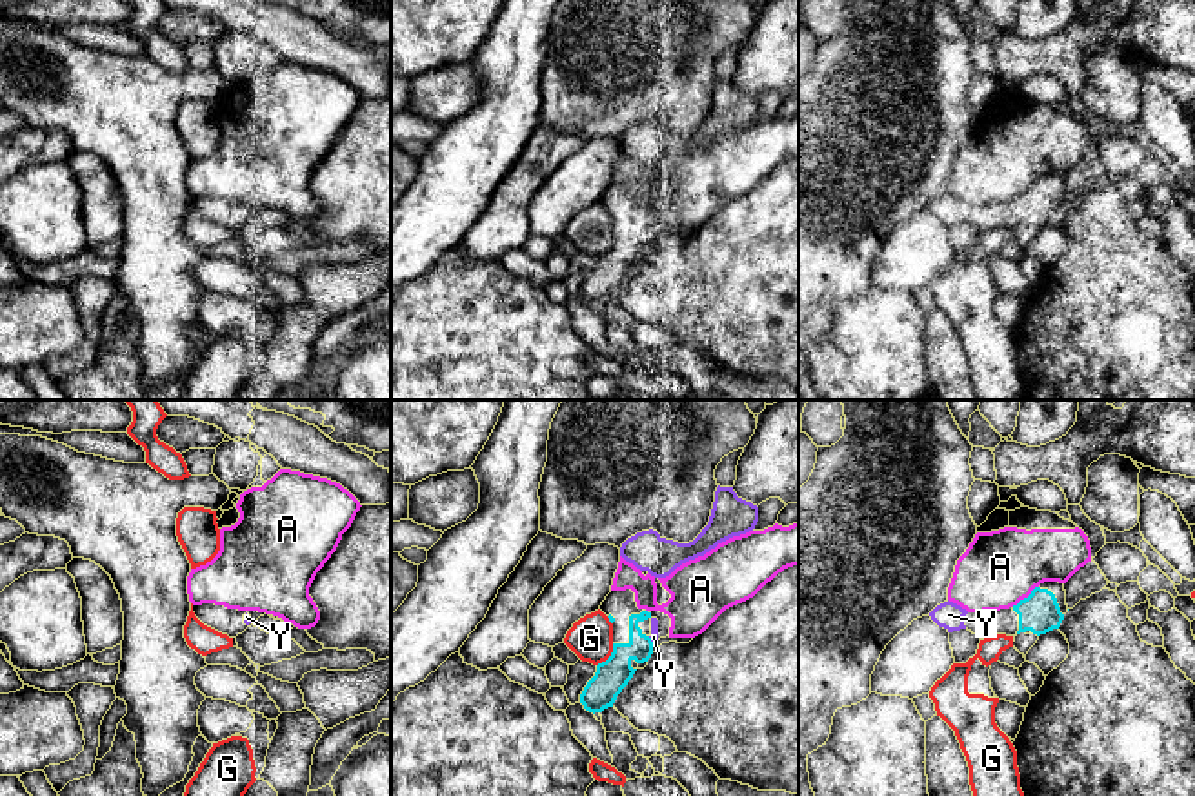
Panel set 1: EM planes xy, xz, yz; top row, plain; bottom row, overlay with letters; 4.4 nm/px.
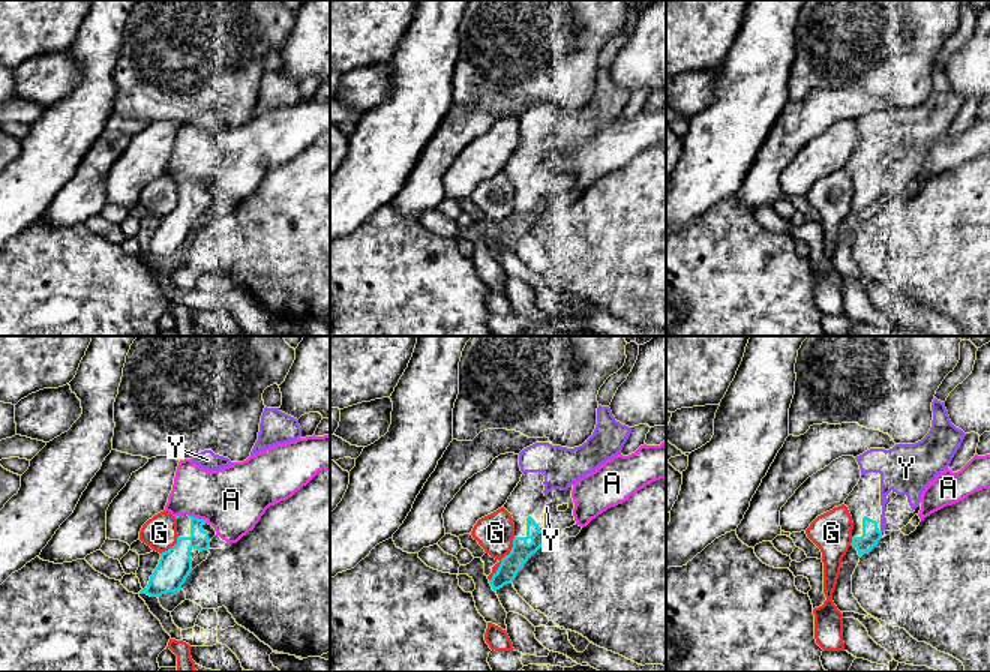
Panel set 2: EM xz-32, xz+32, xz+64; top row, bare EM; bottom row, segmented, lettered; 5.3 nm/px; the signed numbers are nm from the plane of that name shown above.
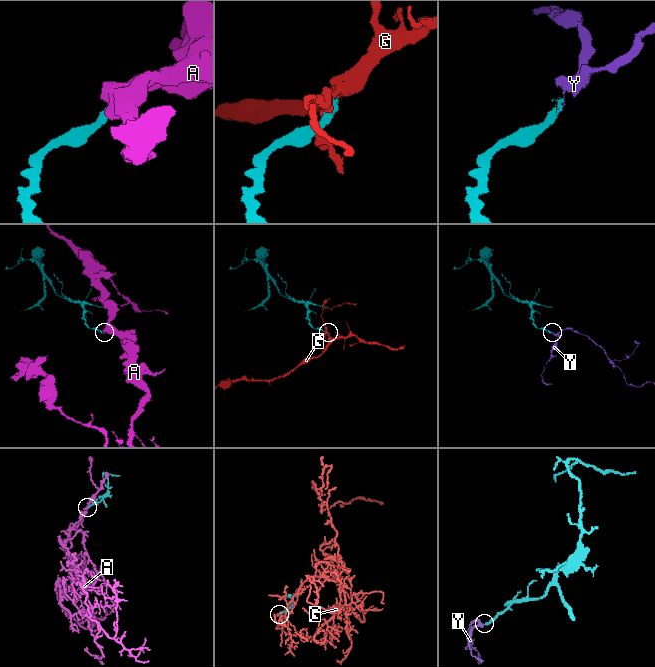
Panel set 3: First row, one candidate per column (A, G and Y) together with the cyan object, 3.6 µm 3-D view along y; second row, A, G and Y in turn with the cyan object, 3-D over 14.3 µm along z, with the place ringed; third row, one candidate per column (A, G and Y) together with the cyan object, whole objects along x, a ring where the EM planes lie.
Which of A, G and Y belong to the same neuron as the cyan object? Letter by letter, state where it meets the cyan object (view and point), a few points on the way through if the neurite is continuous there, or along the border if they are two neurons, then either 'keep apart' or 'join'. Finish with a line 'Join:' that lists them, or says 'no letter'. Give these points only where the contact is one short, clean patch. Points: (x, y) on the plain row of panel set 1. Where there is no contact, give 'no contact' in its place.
A: meets cyan in yz at (1024, 191); keep apart
G: meets cyan in xz at (610, 249); border along xz (613, 237), (613, 244), (597, 258); keep apart
Y: meets cyan in xz at (650, 233); join
Join: Y

